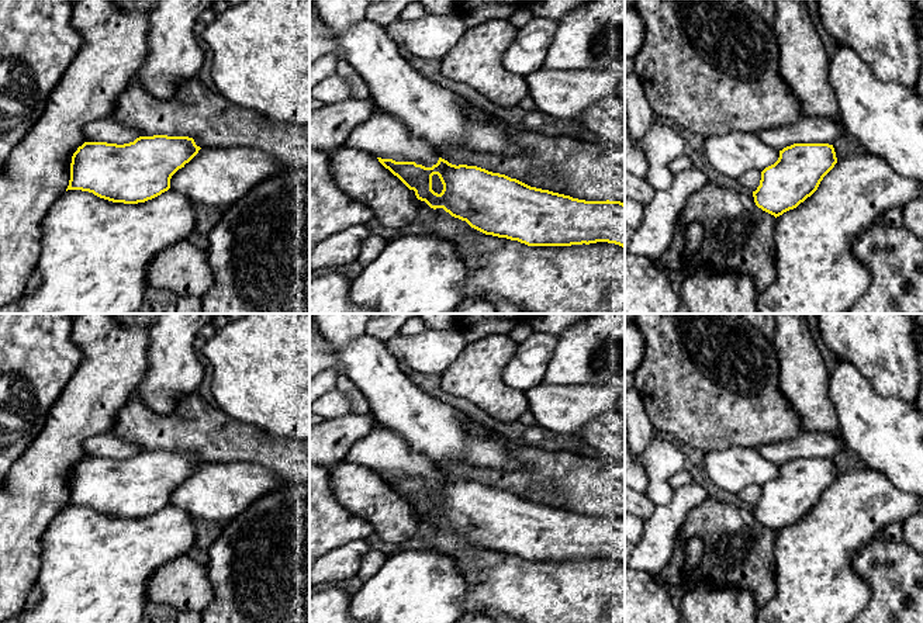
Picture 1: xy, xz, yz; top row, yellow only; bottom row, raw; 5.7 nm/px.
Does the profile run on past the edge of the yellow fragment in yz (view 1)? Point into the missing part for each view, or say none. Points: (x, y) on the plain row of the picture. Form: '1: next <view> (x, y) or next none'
1: next yz (816, 582)

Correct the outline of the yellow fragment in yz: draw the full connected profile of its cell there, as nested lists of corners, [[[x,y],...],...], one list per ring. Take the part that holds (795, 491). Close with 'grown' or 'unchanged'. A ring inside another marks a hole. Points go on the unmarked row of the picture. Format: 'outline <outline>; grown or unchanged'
outline [[[794,458],[779,465],[778,475],[761,487],[754,518],[777,533],[774,546],[777,591],[757,612],[757,623],[851,623],[868,605],[872,589],[853,568],[851,558],[891,523],[903,523],[922,510],[917,496],[905,494],[870,467],[837,475],[833,460]]]; grown

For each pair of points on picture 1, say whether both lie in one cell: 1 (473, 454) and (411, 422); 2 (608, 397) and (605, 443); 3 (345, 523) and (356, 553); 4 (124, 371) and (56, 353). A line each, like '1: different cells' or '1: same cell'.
1: same cell
2: different cells
3: different cells
4: different cells

